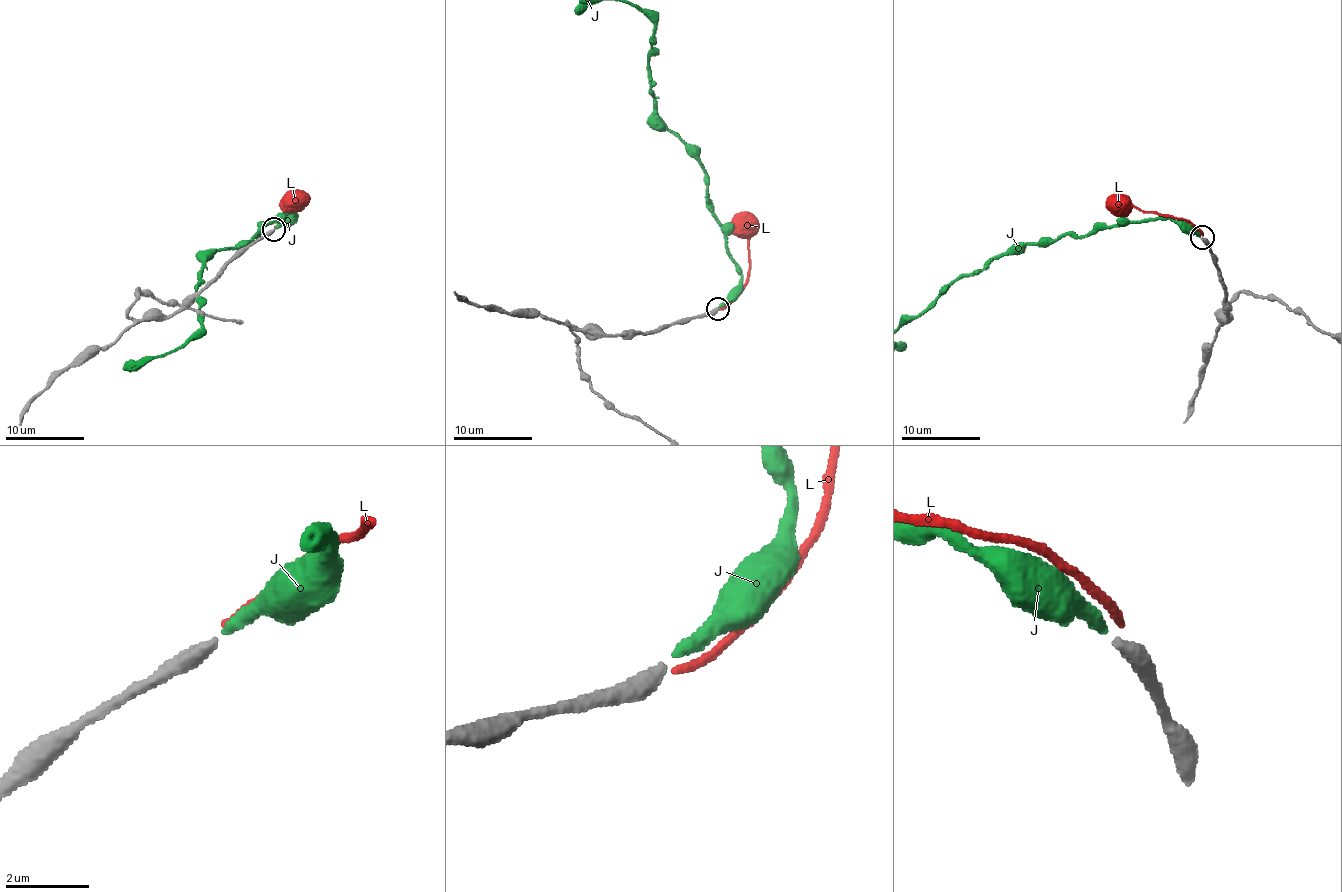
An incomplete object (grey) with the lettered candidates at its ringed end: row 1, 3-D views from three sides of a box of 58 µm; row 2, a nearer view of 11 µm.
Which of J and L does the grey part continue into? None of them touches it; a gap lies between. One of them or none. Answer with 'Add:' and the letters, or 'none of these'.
Add: J

